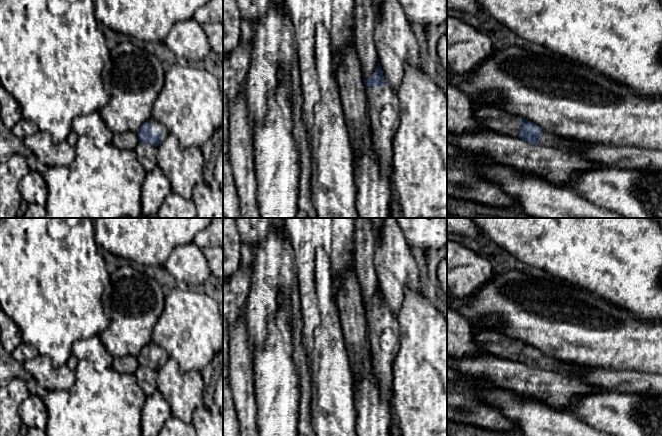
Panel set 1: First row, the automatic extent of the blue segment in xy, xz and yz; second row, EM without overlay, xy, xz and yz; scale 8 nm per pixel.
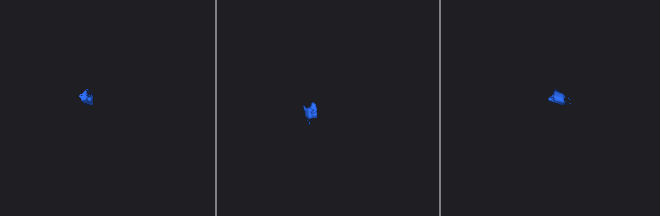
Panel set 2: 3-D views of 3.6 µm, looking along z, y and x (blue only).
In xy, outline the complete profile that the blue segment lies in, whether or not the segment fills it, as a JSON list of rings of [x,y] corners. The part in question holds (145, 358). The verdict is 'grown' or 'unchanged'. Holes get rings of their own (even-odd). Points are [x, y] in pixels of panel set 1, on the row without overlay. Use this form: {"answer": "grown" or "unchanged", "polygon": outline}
{"answer": "grown", "polygon": [[[153,342],[144,346],[136,358],[139,366],[146,366],[156,371],[169,359],[167,353]]]}

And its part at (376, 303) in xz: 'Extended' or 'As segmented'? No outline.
Extended

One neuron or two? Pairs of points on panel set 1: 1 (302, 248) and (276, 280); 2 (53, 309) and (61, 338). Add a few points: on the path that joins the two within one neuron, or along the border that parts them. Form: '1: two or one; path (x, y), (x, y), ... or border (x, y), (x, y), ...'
1: two; border (285, 236), (293, 250), (296, 268)
2: one; path (53, 316), (54, 331)

